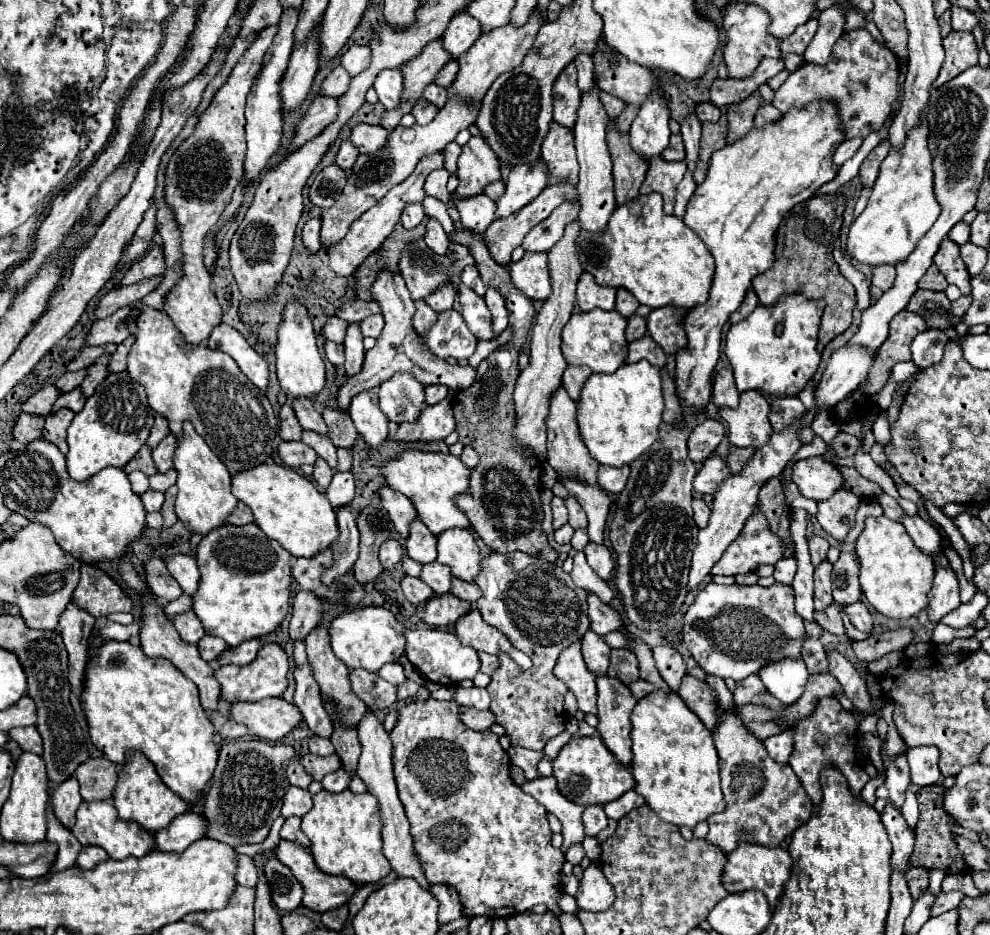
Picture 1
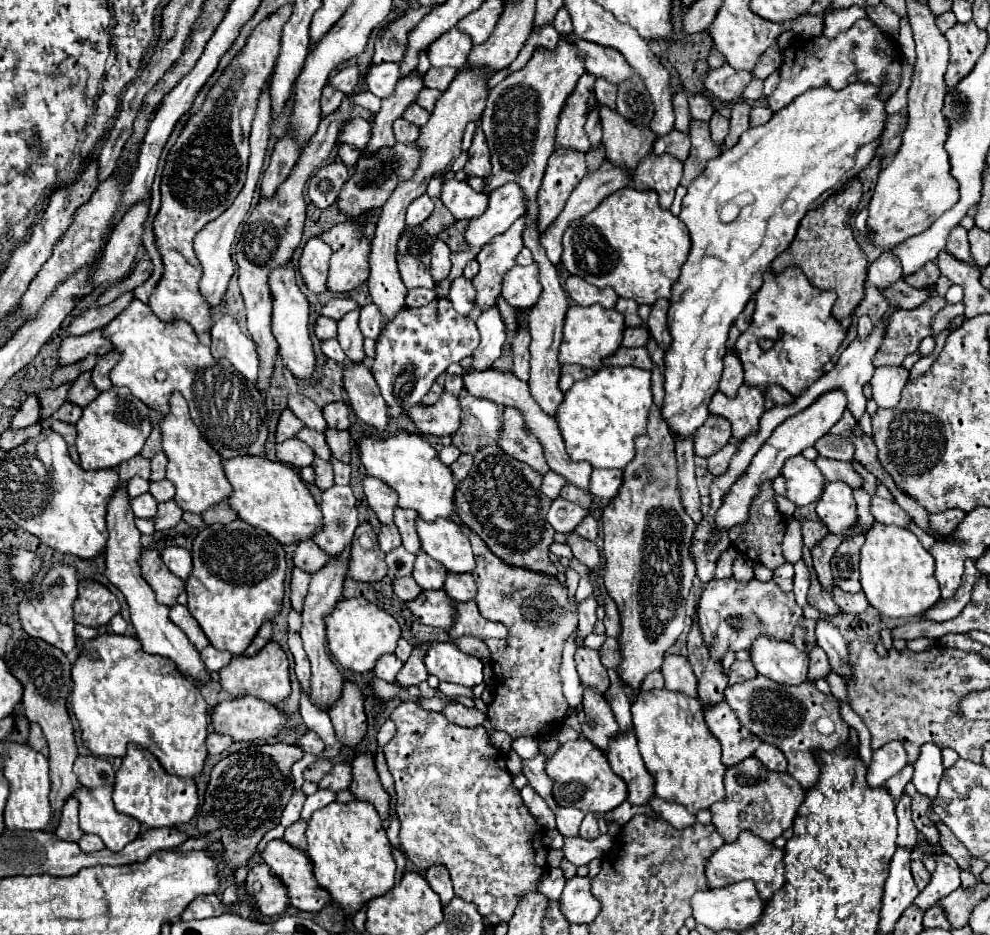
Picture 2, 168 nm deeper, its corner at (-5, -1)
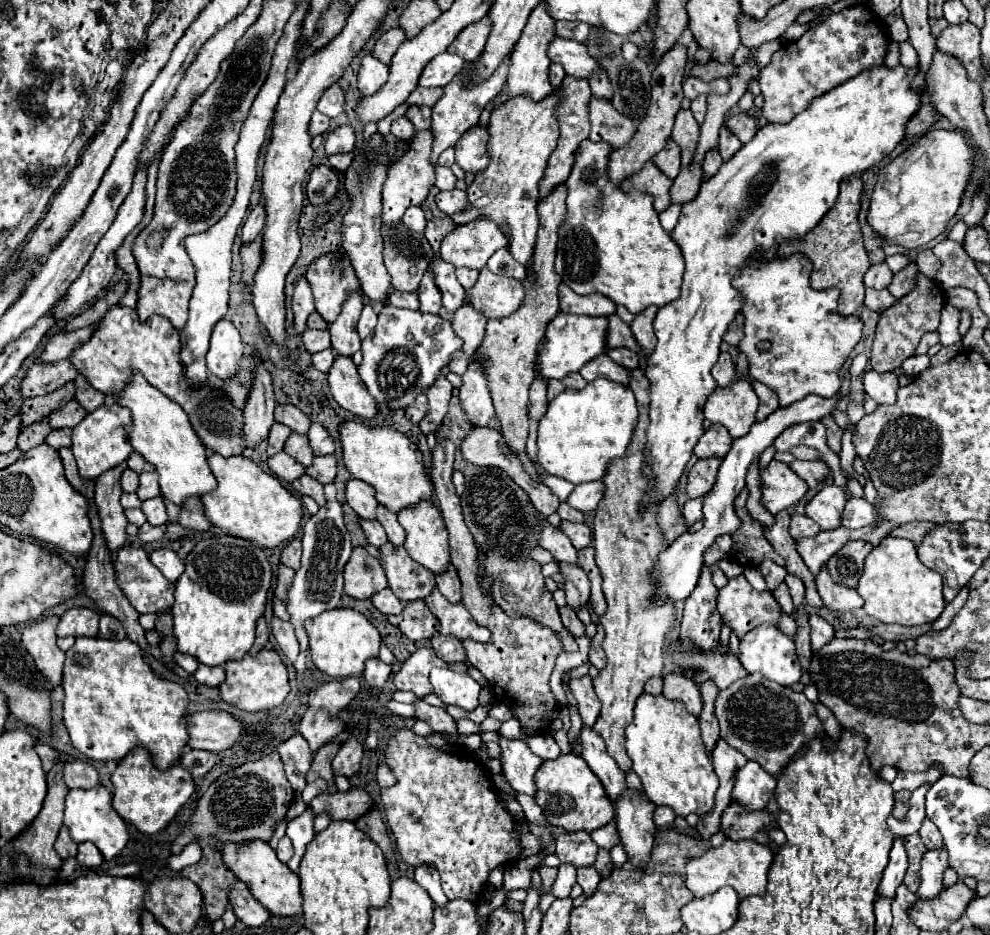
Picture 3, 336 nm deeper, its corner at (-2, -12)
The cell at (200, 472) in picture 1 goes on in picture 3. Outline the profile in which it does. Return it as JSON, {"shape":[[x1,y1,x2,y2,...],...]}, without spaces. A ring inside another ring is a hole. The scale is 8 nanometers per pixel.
{"shape":[[135,374,129,382,129,388,125,388,121,396,115,396,115,402,131,410,133,414,131,446,145,460,151,460,151,464,155,464,159,472,161,494,169,502,181,508,189,496,205,496,215,492,217,480,209,468,207,450,193,432,185,410,175,400,169,400,163,392,153,388,143,376]]}

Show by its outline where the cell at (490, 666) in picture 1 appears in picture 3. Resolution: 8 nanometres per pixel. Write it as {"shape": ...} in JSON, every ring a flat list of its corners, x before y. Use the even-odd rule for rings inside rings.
{"shape":[[435,634,431,638,431,646,435,650,435,654,447,662,447,664,459,664,459,662,467,662,467,652,461,644,461,640,455,640,455,636,441,636]]}

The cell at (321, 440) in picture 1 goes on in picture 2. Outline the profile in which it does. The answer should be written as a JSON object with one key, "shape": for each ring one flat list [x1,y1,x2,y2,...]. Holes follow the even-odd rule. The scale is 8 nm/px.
{"shape":[[304,427,304,429,300,429,300,431,296,433,296,439,304,441,304,443,316,453,316,457,320,457,320,459,324,459,324,461,330,461,330,449,328,449,328,445,326,445,324,433]]}

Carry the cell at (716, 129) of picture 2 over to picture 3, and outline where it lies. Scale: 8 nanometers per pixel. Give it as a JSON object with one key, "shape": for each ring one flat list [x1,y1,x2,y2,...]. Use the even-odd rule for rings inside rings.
{"shape":[[715,146,715,148,711,148,711,150,707,152,707,156,703,158,703,172,707,174,707,178,713,176,713,174,721,168,721,164,723,164,723,158,721,158,721,154,719,154,719,148]]}

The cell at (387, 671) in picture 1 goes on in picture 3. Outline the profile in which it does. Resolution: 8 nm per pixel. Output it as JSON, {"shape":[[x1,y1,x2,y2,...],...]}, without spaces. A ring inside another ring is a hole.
{"shape":[[371,658,371,660,367,660,367,664,365,664,365,680,369,682,369,686,373,686,373,688,381,688,381,686,385,686,387,684,387,680,389,680,389,676,393,674,393,670,391,670,391,666,389,664,385,664,383,660,379,660,379,658]]}

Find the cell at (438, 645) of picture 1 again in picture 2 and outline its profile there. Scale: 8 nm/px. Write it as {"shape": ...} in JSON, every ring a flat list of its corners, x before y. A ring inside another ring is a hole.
{"shape":[[432,643,426,653,426,669,440,681,474,687,484,681,484,665,480,659,462,653,452,643]]}

